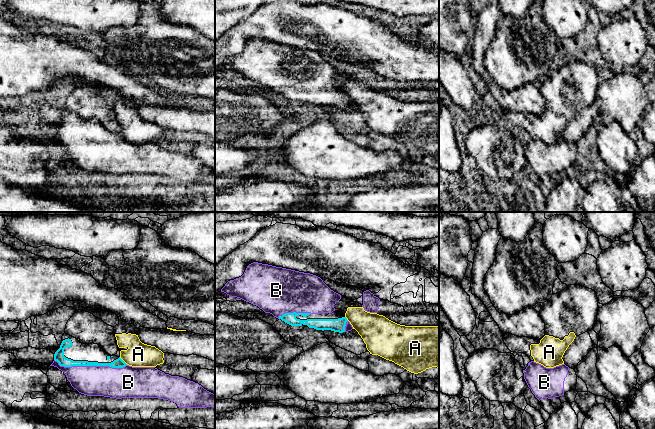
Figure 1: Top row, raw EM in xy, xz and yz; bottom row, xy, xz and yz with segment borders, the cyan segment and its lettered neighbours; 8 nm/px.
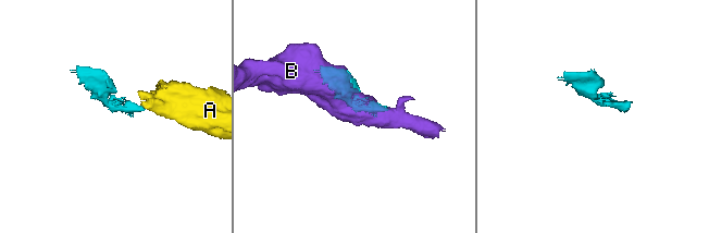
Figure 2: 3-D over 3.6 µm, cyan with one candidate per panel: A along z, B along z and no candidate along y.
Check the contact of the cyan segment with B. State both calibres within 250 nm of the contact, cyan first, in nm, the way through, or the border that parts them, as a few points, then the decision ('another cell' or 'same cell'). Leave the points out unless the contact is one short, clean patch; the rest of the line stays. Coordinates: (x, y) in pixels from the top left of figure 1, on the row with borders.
80 nm thick on the cyan side, 240 nm on the other; same cell

